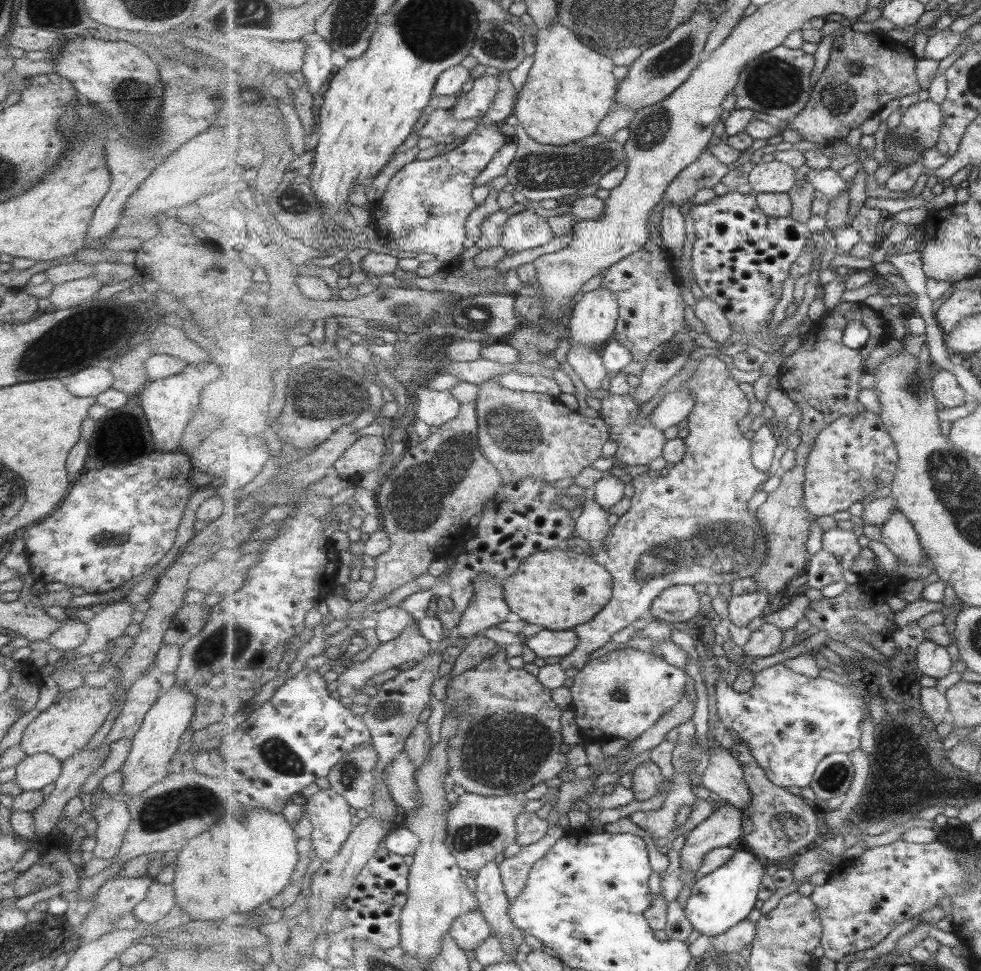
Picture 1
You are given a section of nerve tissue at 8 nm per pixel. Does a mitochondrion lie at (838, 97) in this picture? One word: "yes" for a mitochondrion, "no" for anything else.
yes

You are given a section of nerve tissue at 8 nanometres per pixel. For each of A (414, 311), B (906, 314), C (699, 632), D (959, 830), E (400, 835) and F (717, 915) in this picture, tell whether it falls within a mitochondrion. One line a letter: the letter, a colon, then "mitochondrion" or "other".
A: mitochondrion
B: other
C: other
D: other
E: other
F: other

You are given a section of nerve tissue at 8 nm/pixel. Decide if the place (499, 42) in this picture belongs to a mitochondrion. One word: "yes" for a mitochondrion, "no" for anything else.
yes

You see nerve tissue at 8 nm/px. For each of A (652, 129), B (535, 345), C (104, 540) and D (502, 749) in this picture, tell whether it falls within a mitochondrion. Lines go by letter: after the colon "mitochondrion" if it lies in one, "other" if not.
A: mitochondrion
B: mitochondrion
C: mitochondrion
D: mitochondrion

